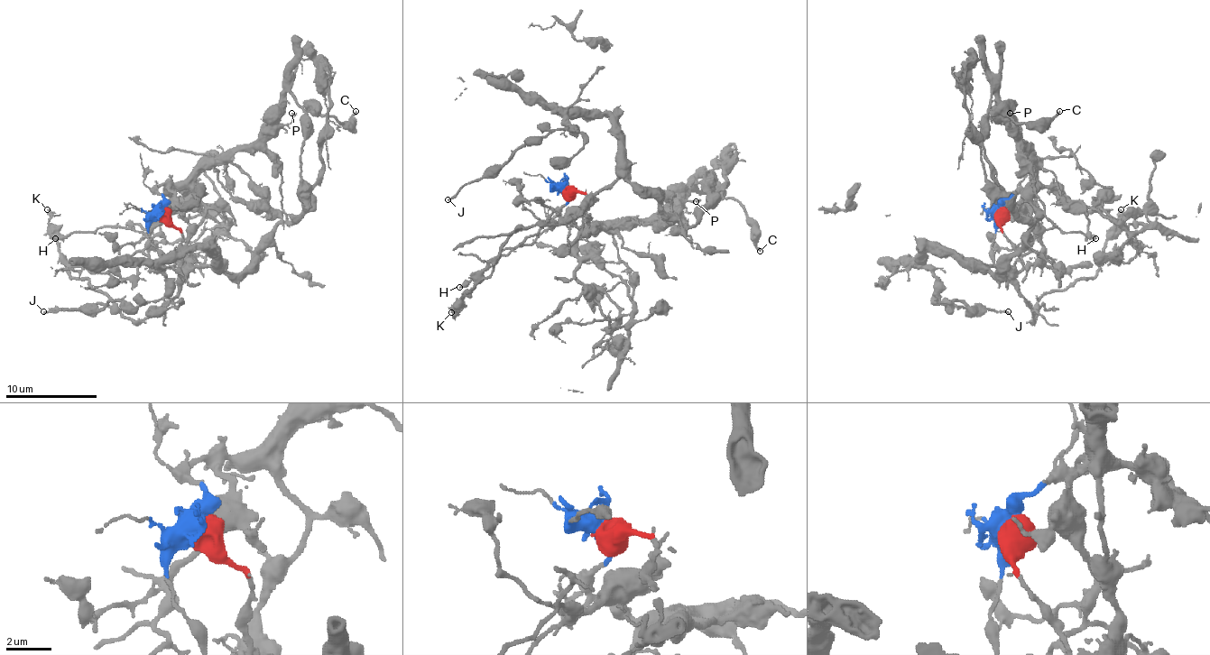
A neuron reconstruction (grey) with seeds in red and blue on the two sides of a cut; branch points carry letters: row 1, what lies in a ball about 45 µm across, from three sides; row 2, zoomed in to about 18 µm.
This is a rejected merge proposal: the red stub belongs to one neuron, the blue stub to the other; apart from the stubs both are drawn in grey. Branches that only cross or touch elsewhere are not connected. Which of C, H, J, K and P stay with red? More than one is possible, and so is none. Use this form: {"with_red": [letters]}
{"with_red": ["J", "K"]}

